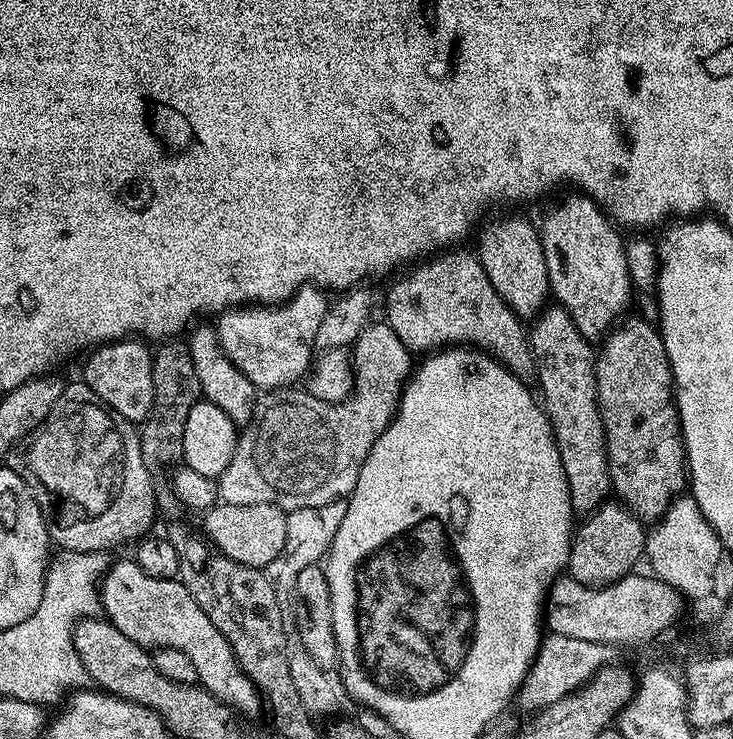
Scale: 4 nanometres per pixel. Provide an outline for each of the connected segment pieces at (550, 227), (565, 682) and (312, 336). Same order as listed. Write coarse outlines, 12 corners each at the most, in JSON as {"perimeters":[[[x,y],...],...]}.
{"perimeters":[[[595,200],[539,221],[548,287],[596,342],[634,300],[625,237]],[[545,635],[518,704],[535,714],[609,663],[607,644]],[[305,286],[275,306],[227,308],[220,348],[257,390],[314,363],[329,297]]]}

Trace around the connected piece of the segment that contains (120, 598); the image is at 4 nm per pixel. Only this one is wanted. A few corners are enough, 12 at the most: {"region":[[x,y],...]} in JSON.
{"region":[[109,563],[103,615],[144,648],[190,654],[241,717],[260,692],[179,578]]}

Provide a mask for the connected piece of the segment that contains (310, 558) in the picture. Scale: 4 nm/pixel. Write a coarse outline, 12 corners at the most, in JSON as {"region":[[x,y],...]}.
{"region":[[347,499],[286,516],[266,569],[288,635],[290,678],[313,717],[336,712],[335,671],[304,649],[298,576],[331,548]]}

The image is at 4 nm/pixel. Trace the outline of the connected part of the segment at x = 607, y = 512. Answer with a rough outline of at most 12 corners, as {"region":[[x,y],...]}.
{"region":[[605,502],[575,529],[567,575],[605,588],[645,555],[646,528]]}

